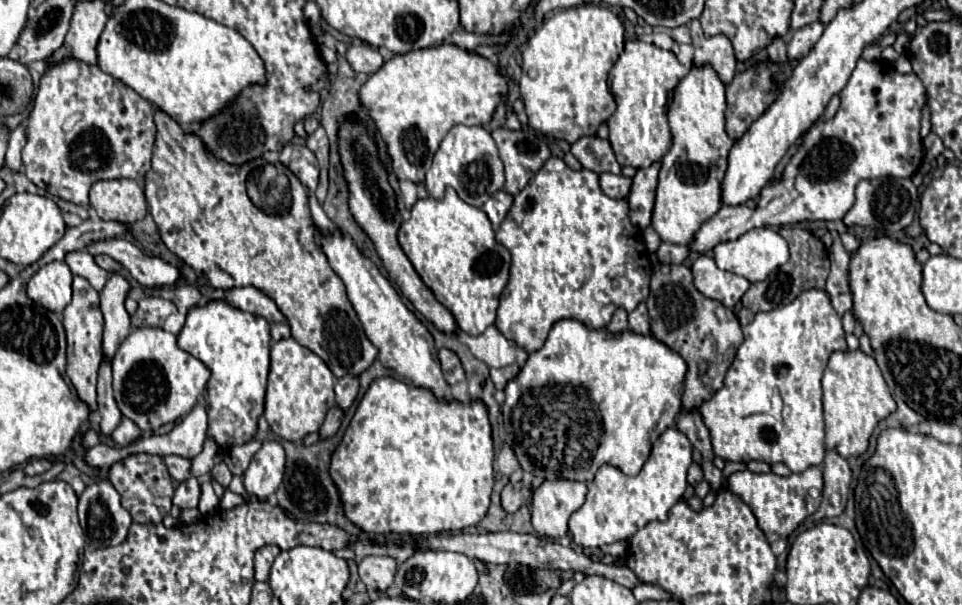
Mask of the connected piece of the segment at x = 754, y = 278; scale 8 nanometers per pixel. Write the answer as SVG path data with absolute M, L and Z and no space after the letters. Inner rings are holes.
M763 226L763 228L753 228L745 234L741 234L737 240L717 244L713 248L713 258L721 270L739 274L739 276L747 278L749 282L759 282L759 280L765 280L773 270L777 270L779 266L783 266L789 260L789 248L779 232Z

